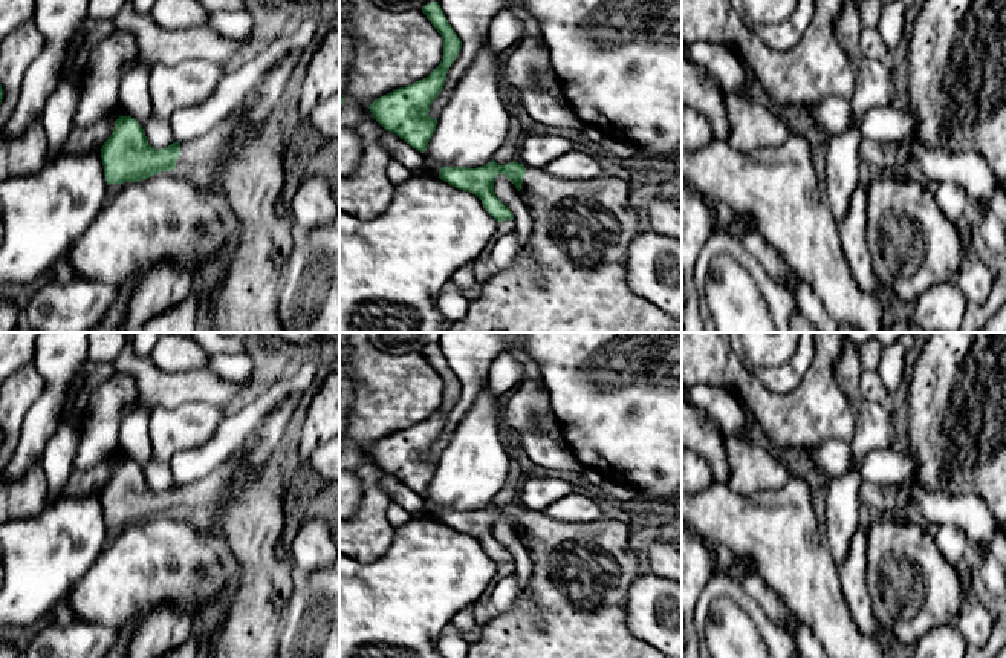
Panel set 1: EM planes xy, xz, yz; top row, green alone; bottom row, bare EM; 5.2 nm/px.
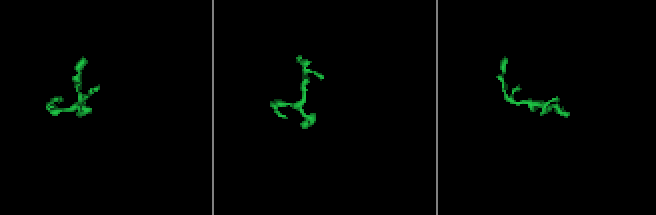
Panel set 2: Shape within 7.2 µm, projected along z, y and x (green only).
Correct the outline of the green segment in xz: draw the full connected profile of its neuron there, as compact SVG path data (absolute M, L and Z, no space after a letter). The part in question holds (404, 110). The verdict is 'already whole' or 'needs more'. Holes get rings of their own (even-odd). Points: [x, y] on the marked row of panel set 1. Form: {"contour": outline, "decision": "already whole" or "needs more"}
{"contour": "M439 2L427 3L422 12L443 38L440 64L427 78L384 95L368 107L385 130L396 133L420 153L427 150L437 124L437 119L428 116L430 106L442 92L446 73L462 49L462 41Z", "decision": "already whole"}

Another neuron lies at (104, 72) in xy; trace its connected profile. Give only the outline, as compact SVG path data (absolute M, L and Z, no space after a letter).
M115 29L95 47L86 67L73 129L86 129L116 109L124 66L136 58L138 40L124 31Z

